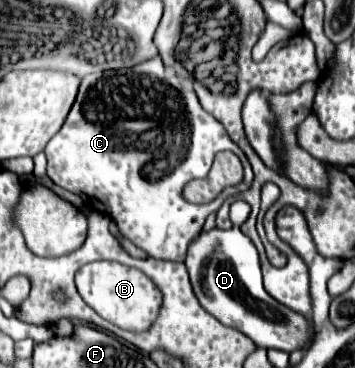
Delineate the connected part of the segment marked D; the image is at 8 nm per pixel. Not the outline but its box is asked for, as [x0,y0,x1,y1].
[184,228,316,352]

